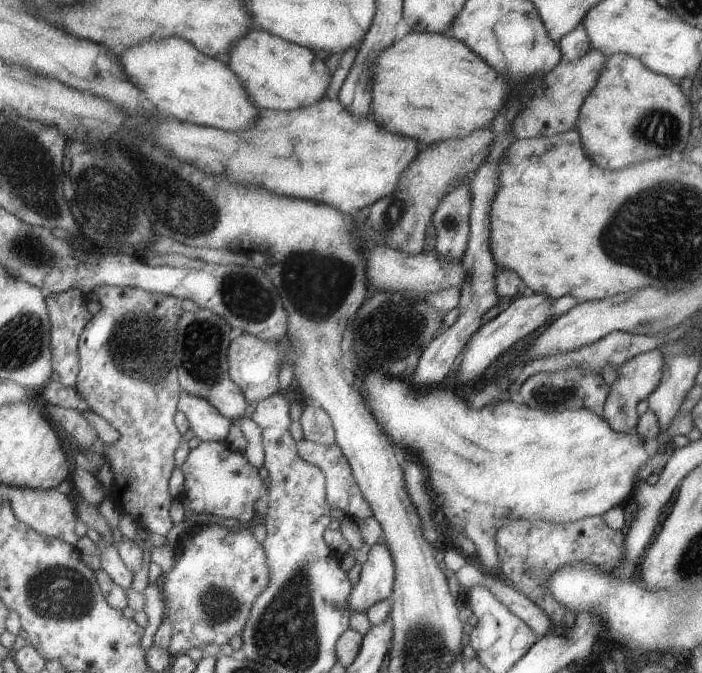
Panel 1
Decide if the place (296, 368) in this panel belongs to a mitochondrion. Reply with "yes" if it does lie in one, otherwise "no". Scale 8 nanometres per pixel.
no

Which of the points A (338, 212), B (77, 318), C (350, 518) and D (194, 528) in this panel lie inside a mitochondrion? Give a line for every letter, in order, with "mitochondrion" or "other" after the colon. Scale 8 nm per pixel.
A: other
B: other
C: other
D: other

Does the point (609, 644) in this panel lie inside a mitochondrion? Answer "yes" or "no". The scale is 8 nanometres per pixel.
no

